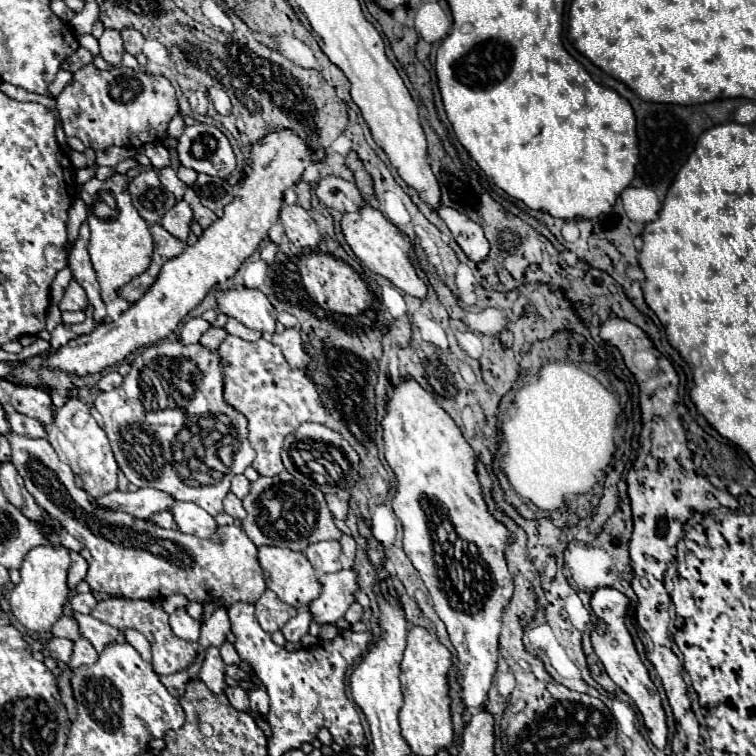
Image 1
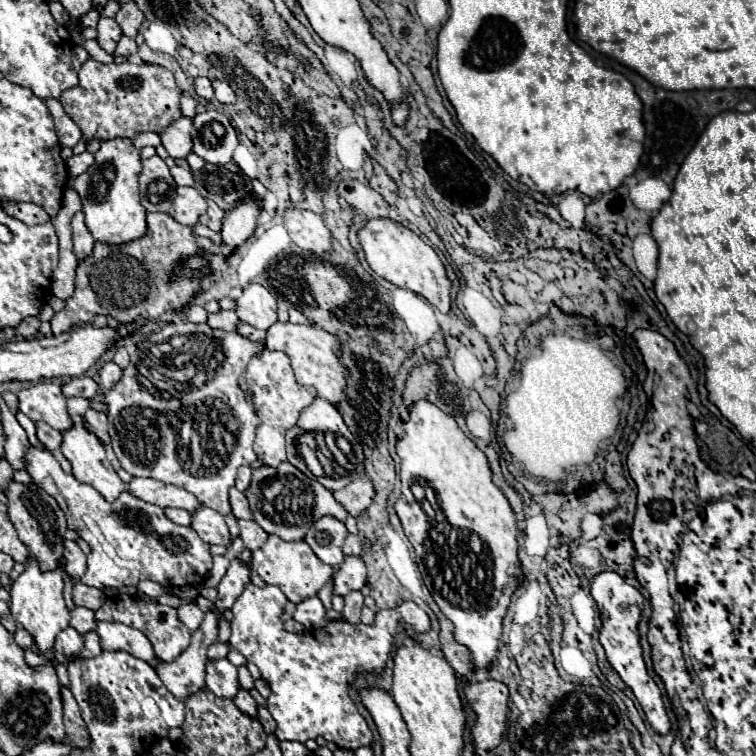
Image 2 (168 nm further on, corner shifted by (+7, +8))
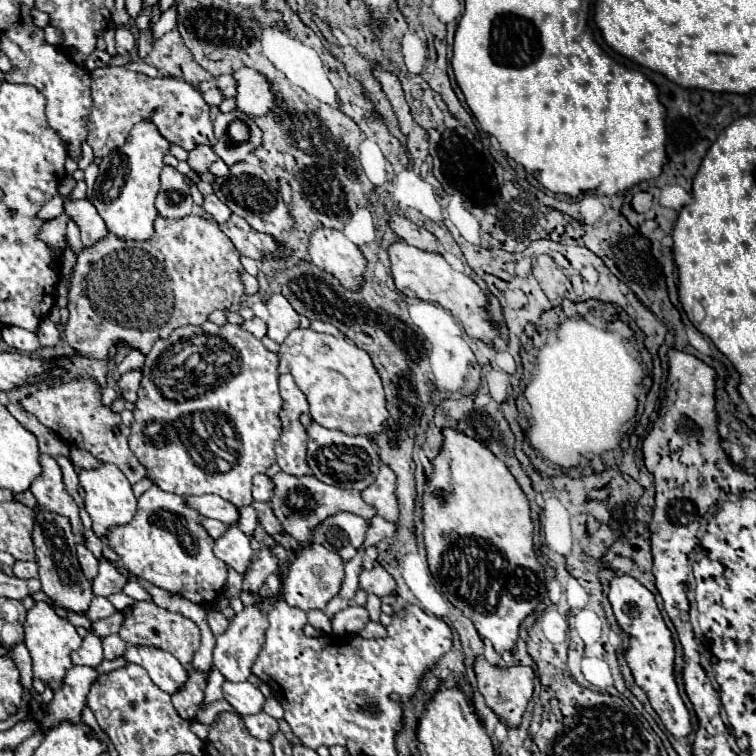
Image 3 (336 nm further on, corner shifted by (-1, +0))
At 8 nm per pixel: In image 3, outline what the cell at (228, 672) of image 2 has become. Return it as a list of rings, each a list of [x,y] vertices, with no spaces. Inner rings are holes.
[[[224,682],[222,684],[224,690],[224,698],[230,702],[230,706],[240,714],[240,716],[248,716],[248,714],[258,714],[264,708],[264,694],[252,686],[250,682]]]

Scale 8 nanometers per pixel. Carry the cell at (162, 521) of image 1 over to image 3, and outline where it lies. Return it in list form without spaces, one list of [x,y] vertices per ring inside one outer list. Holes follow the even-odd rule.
[[[204,518],[202,520],[202,526],[208,530],[208,534],[212,536],[212,538],[220,538],[224,532],[226,532],[226,524],[222,524],[222,522],[218,522],[218,520],[212,520],[212,518]]]

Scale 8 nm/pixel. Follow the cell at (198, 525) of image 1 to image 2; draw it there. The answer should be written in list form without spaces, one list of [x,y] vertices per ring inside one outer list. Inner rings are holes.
[[[196,508],[196,512],[192,512],[190,526],[208,544],[230,544],[230,532],[224,522],[224,516],[212,508]]]

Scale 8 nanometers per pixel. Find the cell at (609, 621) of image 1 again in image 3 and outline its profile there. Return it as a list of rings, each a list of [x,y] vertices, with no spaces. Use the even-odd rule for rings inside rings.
[[[626,574],[612,578],[608,598],[612,602],[616,620],[620,622],[622,630],[630,636],[626,662],[634,674],[636,684],[646,692],[652,708],[662,718],[668,732],[676,738],[686,738],[692,732],[692,722],[690,722],[690,712],[684,700],[680,698],[678,684],[674,678],[674,640],[672,640],[672,632],[668,630],[656,606],[654,594],[646,586],[642,586],[636,578]]]

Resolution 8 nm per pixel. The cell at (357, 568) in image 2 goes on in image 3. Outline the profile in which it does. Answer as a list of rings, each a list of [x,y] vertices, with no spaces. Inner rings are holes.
[[[376,564],[376,568],[372,570],[364,570],[360,574],[360,586],[368,592],[368,594],[376,594],[376,596],[388,596],[394,594],[396,590],[396,580],[380,566]]]

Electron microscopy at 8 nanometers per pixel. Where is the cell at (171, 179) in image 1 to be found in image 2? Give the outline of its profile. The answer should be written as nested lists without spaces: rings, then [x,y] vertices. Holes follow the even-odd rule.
[[[174,166],[170,168],[170,174],[174,178],[174,182],[178,186],[194,186],[194,180],[192,180],[192,172],[186,170],[186,168],[180,168],[180,166]]]

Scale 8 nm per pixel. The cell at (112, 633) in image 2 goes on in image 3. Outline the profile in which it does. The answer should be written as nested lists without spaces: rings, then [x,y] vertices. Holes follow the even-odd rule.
[[[130,646],[124,652],[124,658],[132,664],[142,666],[152,682],[160,686],[164,692],[172,694],[180,690],[180,684],[188,680],[188,670],[182,666],[170,652],[154,648],[154,646]]]

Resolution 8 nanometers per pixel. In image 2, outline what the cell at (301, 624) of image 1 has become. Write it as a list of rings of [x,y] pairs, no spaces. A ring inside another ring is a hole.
[[[312,596],[312,598],[296,604],[296,610],[294,610],[292,618],[296,622],[300,622],[302,626],[306,626],[308,630],[312,630],[312,626],[314,628],[324,628],[328,624],[326,614],[324,614],[324,606],[322,606],[318,596]]]

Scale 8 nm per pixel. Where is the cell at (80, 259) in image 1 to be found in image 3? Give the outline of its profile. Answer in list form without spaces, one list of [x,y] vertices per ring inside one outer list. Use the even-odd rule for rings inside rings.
[[[88,198],[66,202],[64,204],[64,214],[70,216],[70,220],[74,220],[76,226],[80,228],[84,246],[92,246],[94,242],[106,238],[106,234],[108,234],[106,224],[104,224],[104,220],[100,218],[100,214],[96,212],[94,204]]]

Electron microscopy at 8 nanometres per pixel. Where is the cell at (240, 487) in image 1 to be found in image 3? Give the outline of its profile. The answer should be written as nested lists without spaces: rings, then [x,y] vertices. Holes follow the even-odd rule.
[[[256,474],[252,494],[254,494],[254,500],[268,502],[272,498],[272,478],[268,478],[266,474]]]

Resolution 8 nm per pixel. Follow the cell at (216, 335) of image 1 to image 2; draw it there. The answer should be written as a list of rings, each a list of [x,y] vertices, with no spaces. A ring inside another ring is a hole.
[[[220,310],[220,312],[208,316],[208,326],[226,330],[226,332],[234,332],[238,326],[238,316],[234,310]]]

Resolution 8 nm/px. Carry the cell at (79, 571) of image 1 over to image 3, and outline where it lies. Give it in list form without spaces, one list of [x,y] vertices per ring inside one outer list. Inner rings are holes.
[[[78,544],[76,552],[78,552],[78,562],[80,562],[80,568],[82,568],[84,576],[88,580],[94,580],[96,574],[98,574],[98,560],[94,558],[94,554],[84,544]]]

